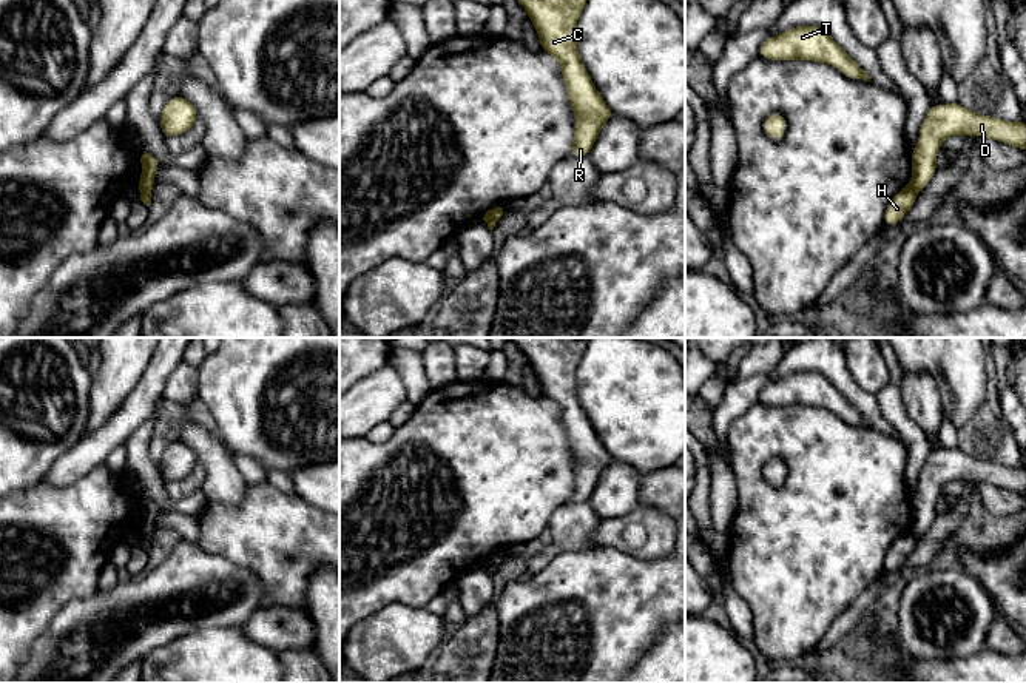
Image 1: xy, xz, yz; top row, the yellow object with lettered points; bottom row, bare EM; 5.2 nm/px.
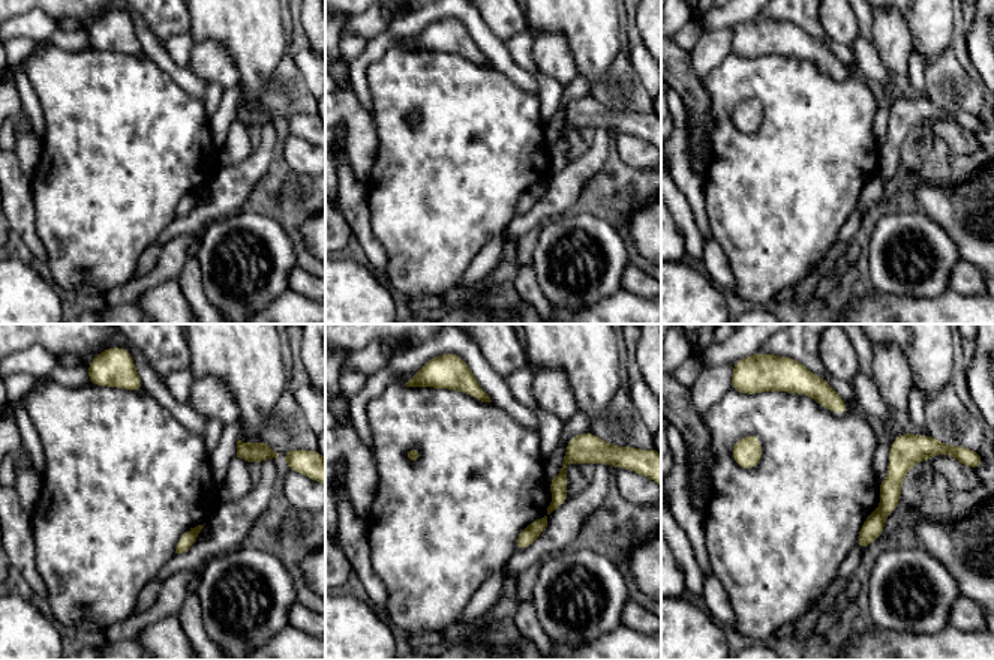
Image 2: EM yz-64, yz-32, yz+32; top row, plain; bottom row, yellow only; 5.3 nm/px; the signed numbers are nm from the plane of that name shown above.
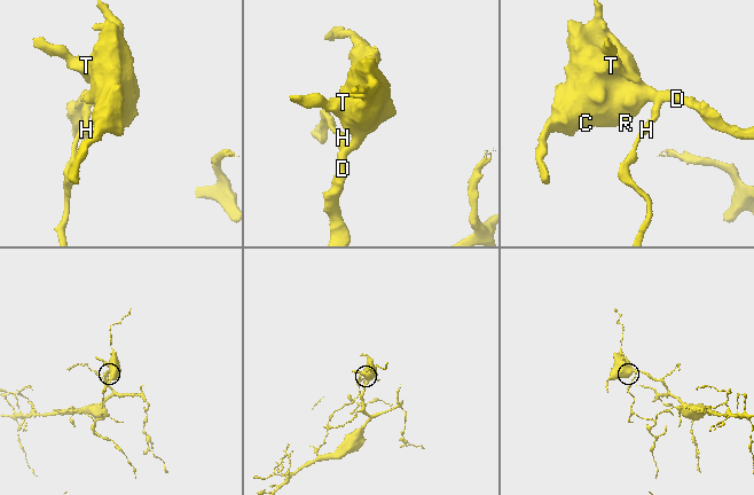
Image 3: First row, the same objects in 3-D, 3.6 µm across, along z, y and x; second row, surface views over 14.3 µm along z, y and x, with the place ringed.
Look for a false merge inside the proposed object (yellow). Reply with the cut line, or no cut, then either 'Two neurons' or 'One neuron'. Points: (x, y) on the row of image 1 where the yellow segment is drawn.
Split along xy (139, 188), (150, 191). Two neurons

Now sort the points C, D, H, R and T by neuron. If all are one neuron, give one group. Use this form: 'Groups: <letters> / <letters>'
Groups: C D R T / H

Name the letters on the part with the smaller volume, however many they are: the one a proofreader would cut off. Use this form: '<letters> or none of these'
H

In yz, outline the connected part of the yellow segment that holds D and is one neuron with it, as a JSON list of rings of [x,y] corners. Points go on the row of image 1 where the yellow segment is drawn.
[[[958,102],[930,105],[920,126],[920,139],[912,150],[913,176],[909,185],[918,193],[937,173],[940,143],[953,134],[984,136],[1018,150],[1026,150],[1026,122],[1006,122],[966,109]]]

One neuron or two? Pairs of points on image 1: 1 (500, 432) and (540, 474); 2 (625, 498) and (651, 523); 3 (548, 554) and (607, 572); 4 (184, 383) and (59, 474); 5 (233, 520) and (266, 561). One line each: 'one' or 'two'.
1: one
2: two
3: two
4: two
5: one

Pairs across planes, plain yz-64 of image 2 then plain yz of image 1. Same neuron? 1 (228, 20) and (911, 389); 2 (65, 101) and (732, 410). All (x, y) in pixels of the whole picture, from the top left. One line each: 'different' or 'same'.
1: different
2: different

